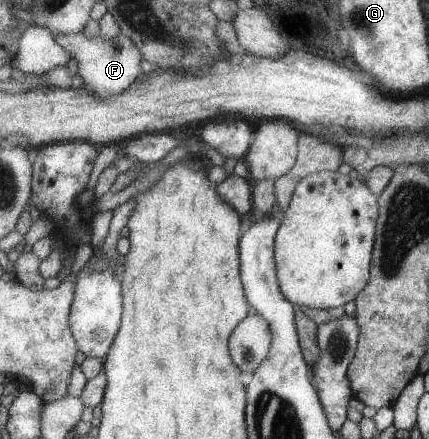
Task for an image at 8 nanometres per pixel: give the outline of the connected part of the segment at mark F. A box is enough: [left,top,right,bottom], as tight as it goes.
[55,32,143,97]

